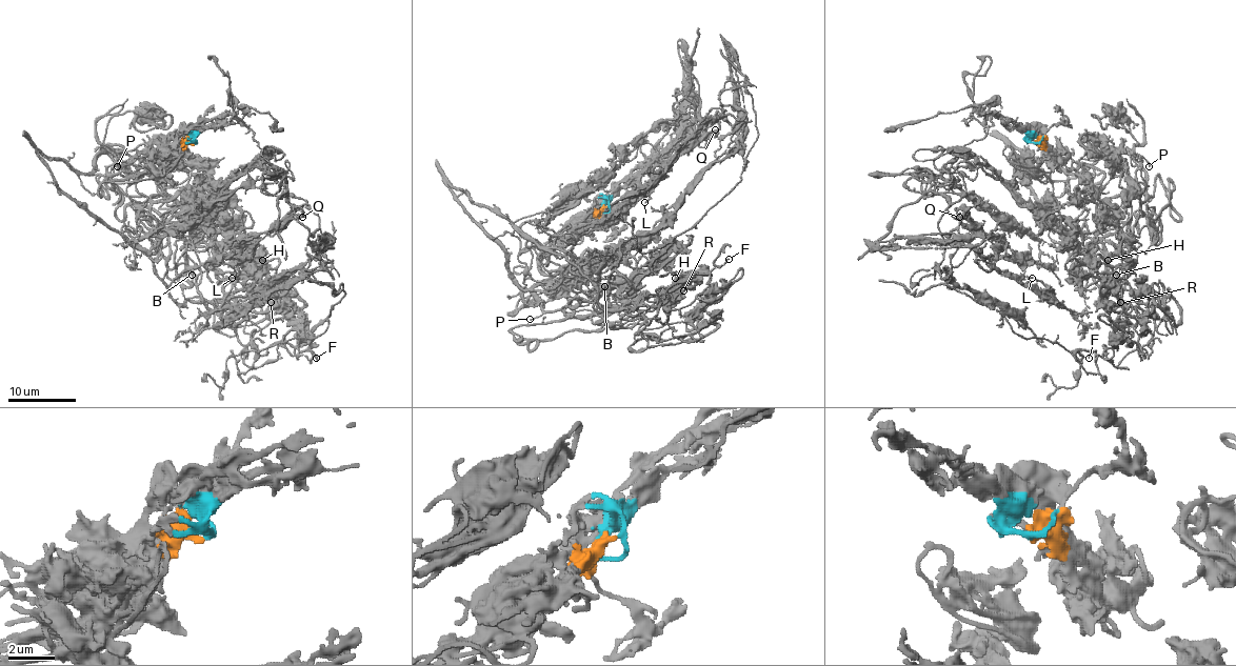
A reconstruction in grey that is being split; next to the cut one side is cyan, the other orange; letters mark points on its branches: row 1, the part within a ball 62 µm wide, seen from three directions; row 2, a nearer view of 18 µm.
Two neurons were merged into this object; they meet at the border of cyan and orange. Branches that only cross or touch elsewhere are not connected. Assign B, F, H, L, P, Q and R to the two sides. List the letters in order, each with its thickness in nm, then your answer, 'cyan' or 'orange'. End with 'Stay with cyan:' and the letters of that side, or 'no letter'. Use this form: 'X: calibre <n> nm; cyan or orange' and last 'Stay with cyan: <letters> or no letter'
B: calibre 180 nm; orange
F: calibre 150 nm; orange
H: calibre 200 nm; orange
L: calibre 160 nm; cyan
P: calibre 140 nm; orange
Q: calibre 240 nm; cyan
R: calibre 170 nm; orange
Stay with cyan: L, Q

